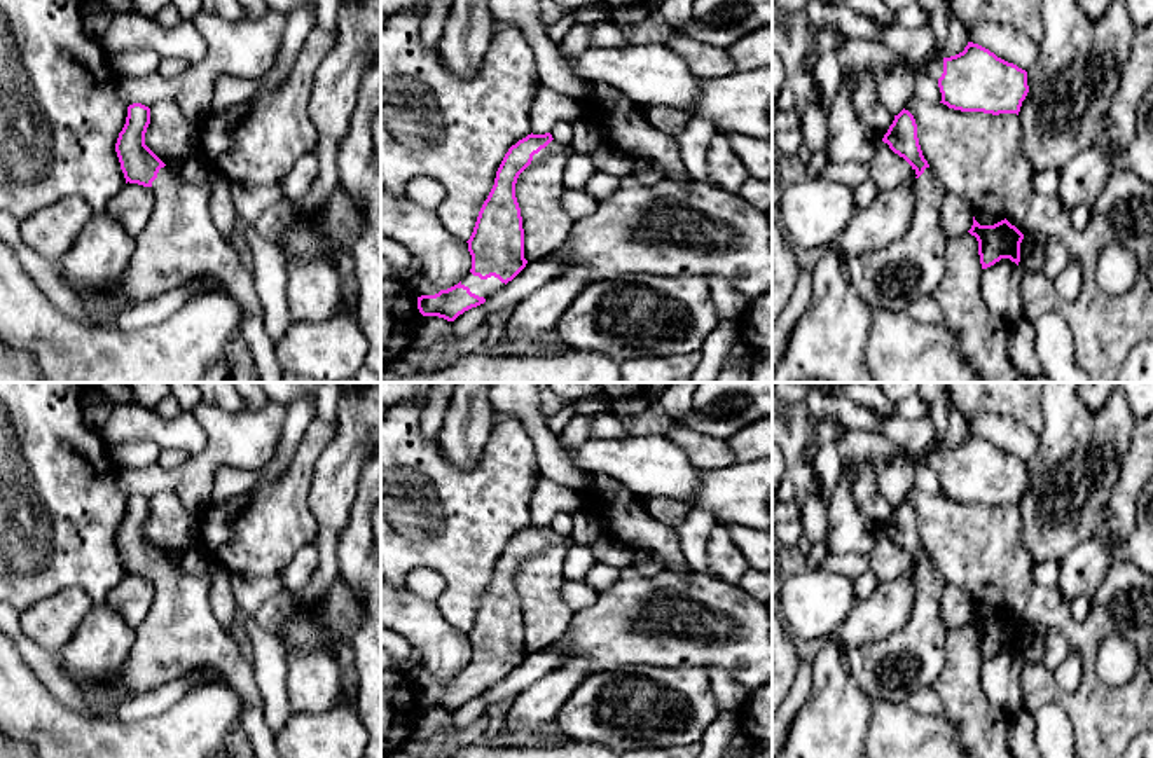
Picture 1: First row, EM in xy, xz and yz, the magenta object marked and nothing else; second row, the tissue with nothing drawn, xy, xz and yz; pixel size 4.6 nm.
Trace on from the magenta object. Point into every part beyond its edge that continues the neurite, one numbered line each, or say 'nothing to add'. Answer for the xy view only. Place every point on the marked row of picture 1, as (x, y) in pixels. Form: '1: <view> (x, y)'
1: xy (180, 241)

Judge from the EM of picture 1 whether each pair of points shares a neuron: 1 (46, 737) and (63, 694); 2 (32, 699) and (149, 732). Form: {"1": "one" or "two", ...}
{"1": "two", "2": "one"}

